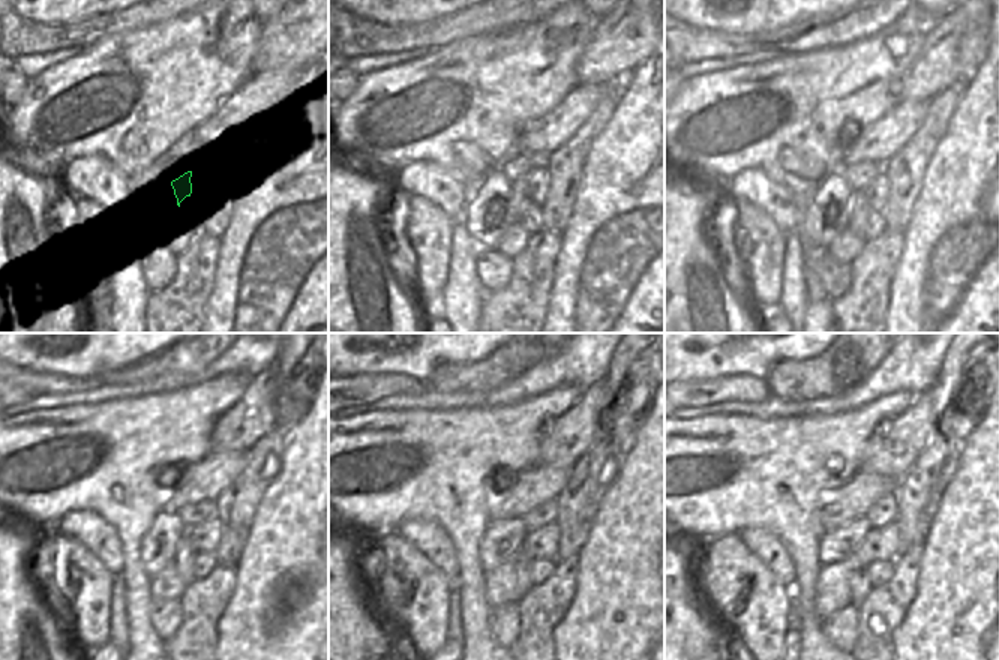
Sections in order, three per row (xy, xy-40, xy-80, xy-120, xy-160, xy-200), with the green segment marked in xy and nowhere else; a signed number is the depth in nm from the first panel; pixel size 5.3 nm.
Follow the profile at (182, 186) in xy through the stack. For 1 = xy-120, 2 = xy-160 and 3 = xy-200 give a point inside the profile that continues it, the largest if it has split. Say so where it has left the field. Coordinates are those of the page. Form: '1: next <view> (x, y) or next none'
1: next xy-120 (183, 560)
2: next xy-160 (522, 564)
3: next xy-200 (860, 587)

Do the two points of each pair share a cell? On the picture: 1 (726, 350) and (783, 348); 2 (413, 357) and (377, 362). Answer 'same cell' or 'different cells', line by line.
1: same cell
2: same cell

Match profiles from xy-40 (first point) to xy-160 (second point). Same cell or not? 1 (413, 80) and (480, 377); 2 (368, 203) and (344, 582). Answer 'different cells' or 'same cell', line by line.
1: different cells
2: same cell

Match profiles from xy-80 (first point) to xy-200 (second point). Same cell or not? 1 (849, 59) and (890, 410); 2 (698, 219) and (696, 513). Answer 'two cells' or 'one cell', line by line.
1: one cell
2: two cells

